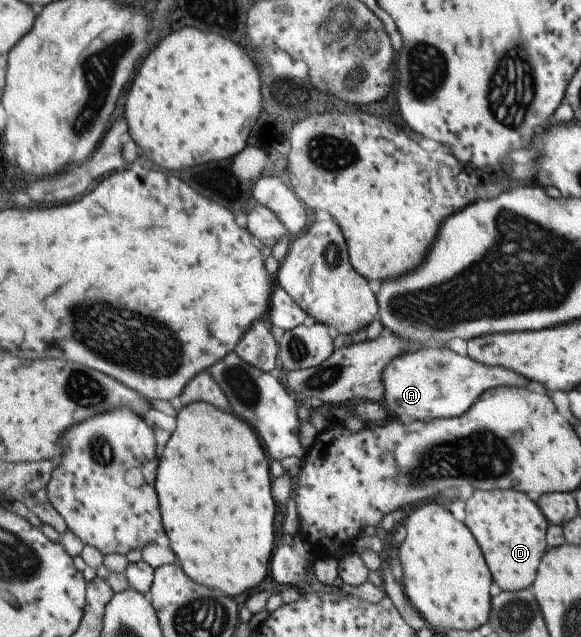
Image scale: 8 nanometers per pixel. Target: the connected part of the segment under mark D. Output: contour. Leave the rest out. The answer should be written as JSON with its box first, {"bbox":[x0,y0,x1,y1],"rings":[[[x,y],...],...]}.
{"bbox":[466,486,550,592],"rings":[[[508,486],[502,490],[475,490],[467,499],[466,525],[473,530],[474,537],[477,537],[478,543],[485,553],[486,561],[489,562],[493,573],[493,580],[506,592],[530,589],[537,580],[542,558],[549,547],[547,533],[550,524],[549,518],[538,505],[536,497]]]}

